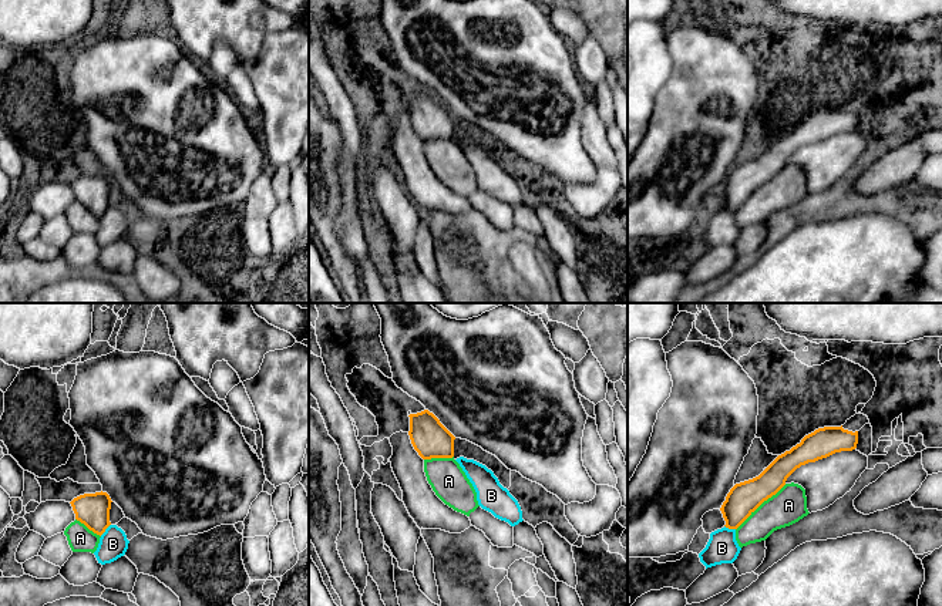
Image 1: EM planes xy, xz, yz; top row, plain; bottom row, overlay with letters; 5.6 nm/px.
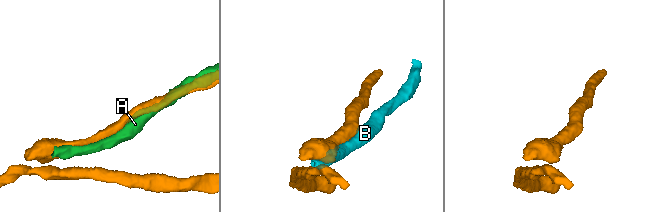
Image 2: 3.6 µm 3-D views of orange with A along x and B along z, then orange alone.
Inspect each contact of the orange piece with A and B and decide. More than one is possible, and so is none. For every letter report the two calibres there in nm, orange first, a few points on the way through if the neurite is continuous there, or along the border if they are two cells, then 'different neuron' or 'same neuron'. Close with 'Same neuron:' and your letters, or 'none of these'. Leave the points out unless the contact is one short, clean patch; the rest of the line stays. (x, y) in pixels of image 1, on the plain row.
A: calibres 180 and 200 nm; different neuron
B: calibres 190 and 160 nm; different neuron
Same neuron: none of these

